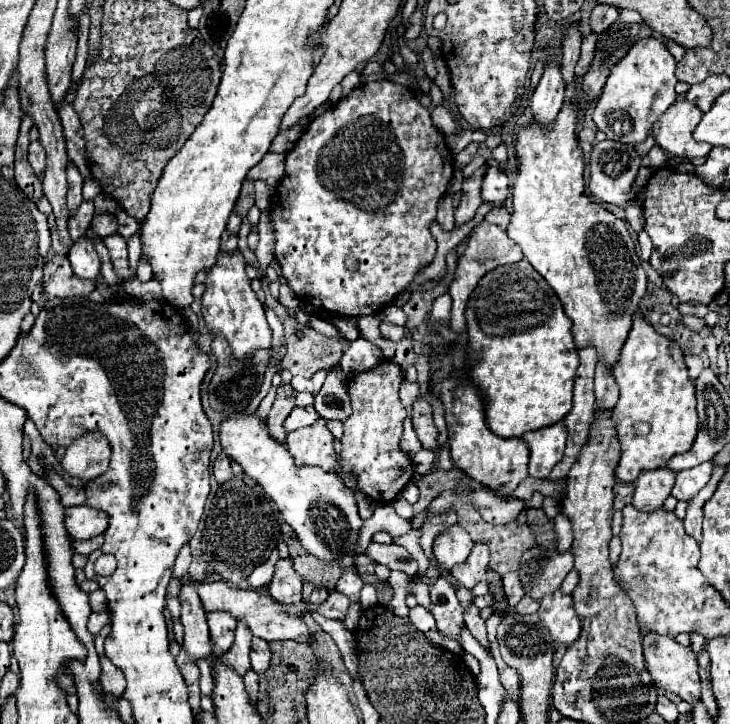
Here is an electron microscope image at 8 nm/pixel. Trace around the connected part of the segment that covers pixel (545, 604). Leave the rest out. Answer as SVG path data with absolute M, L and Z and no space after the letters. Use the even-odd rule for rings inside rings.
M560 590L544 596L536 614L556 644L568 648L576 642L580 634L580 620L572 608L572 596L566 596Z

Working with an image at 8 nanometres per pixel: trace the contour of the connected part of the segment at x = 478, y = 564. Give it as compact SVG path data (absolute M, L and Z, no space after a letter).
M474 544L466 564L460 564L458 568L452 568L452 574L454 578L466 588L466 590L472 590L486 574L488 570L488 548L482 546L482 544Z

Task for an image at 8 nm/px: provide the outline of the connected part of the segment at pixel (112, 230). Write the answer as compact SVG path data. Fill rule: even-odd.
M108 212L96 214L94 220L92 220L92 230L94 230L98 236L102 236L102 238L112 236L112 234L116 234L116 230L118 230L118 220L116 220L114 214L108 214Z

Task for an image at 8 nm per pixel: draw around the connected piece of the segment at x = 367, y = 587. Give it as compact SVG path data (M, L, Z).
M364 584L360 604L362 604L362 608L370 608L376 604L376 588L372 584Z

